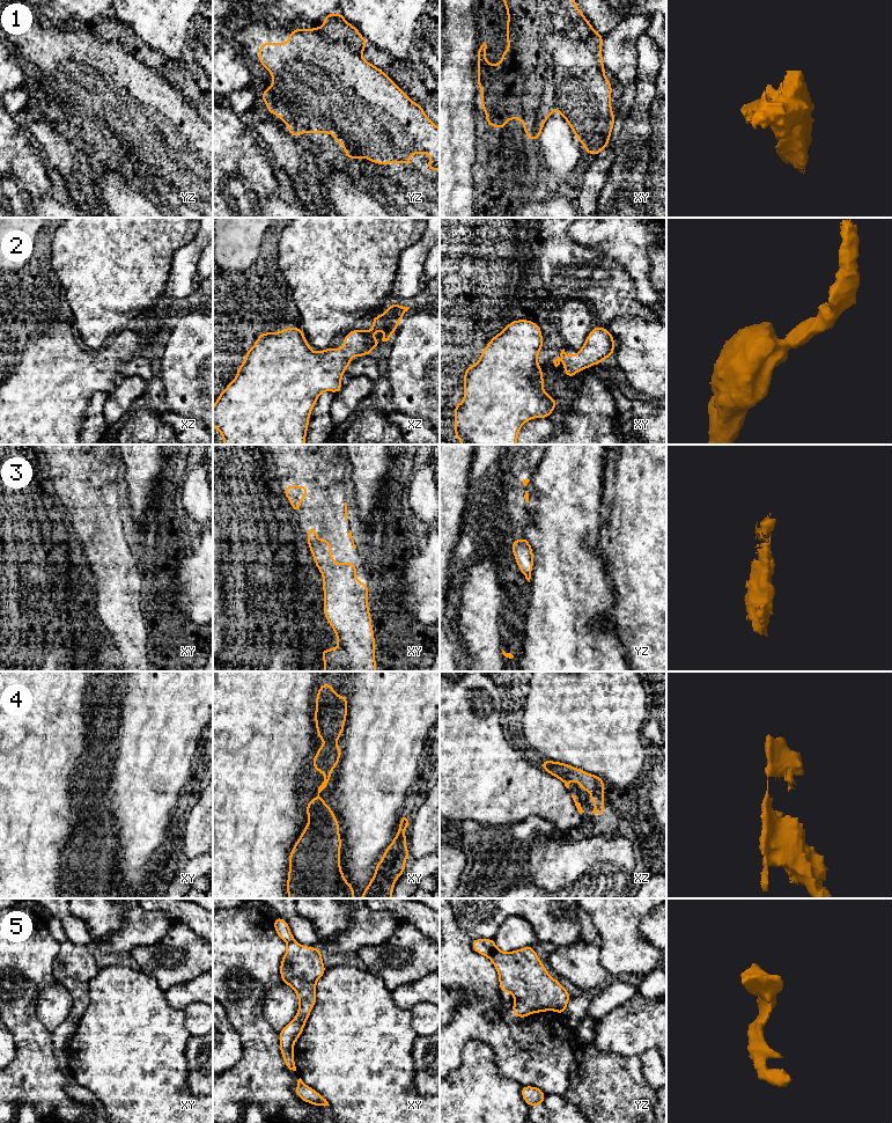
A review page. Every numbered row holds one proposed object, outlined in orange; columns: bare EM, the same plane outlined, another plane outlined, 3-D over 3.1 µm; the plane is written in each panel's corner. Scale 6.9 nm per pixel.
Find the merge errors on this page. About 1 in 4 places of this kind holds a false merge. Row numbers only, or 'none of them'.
none of them

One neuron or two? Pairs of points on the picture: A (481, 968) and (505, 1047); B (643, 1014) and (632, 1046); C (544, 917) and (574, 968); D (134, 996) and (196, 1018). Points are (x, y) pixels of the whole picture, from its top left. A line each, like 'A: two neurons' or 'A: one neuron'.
A: one neuron
B: one neuron
C: two neurons
D: two neurons

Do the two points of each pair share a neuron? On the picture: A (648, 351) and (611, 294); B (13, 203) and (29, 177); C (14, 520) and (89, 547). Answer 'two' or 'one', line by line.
A: two
B: two
C: one

